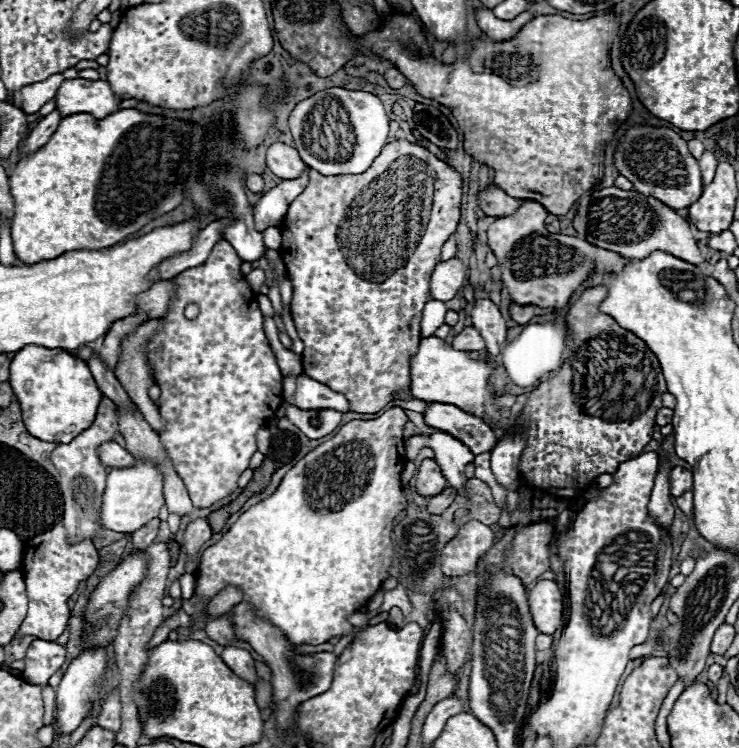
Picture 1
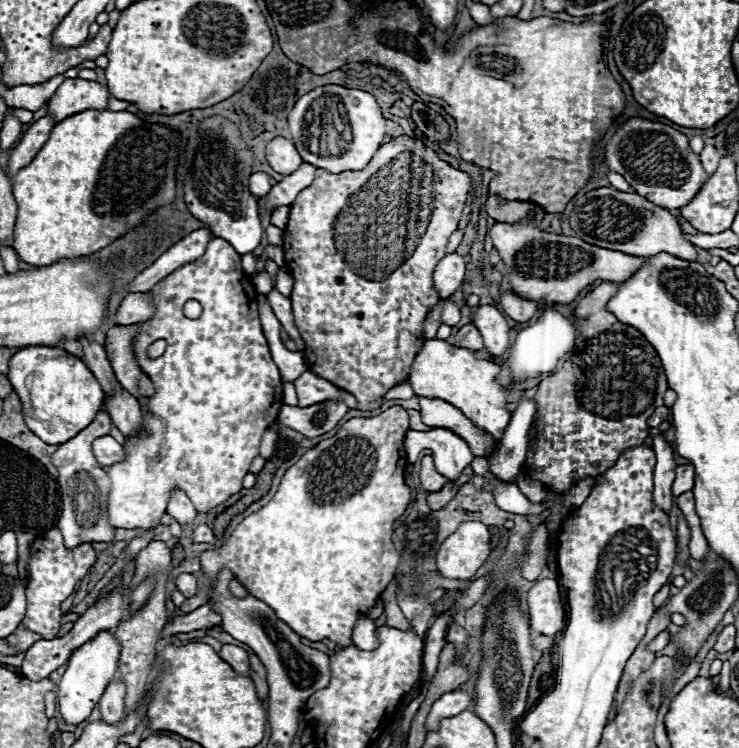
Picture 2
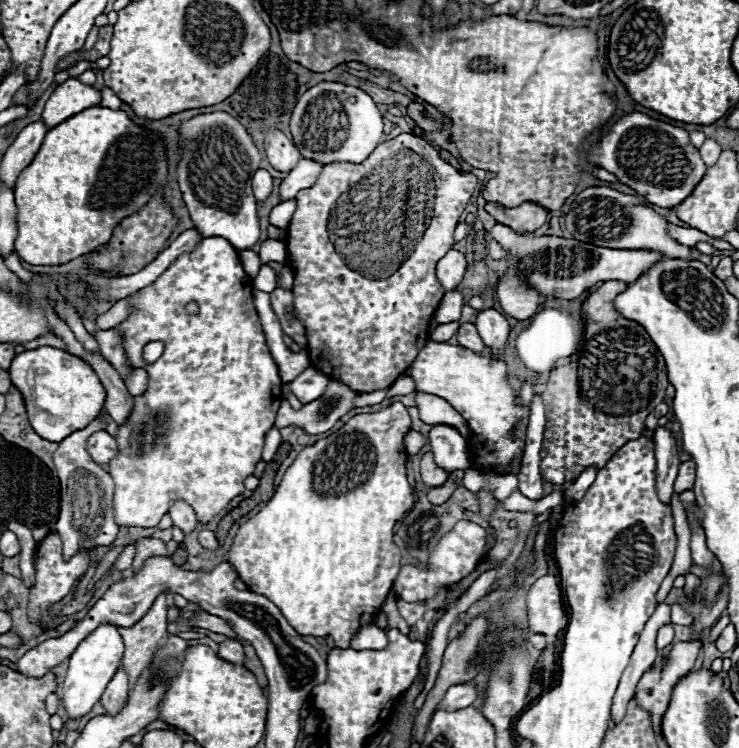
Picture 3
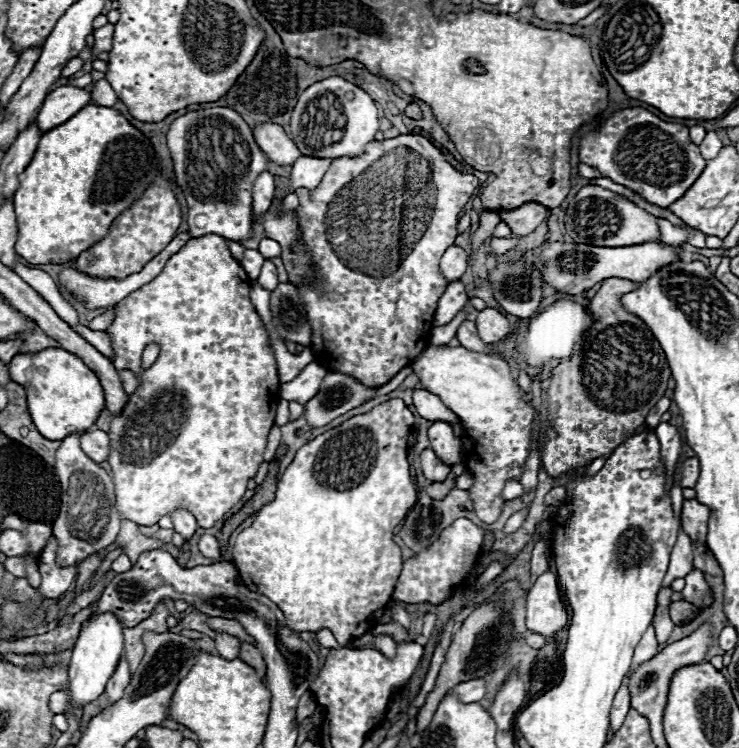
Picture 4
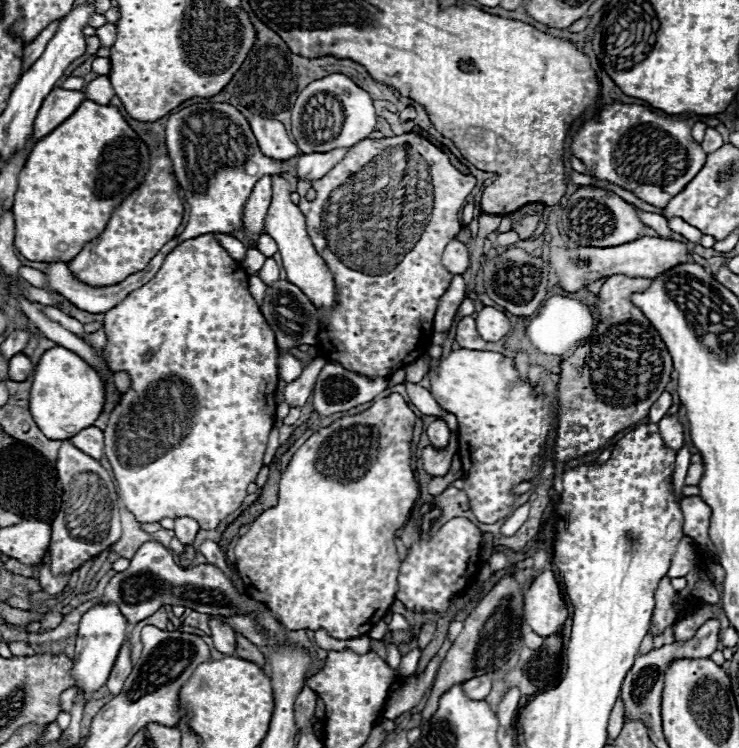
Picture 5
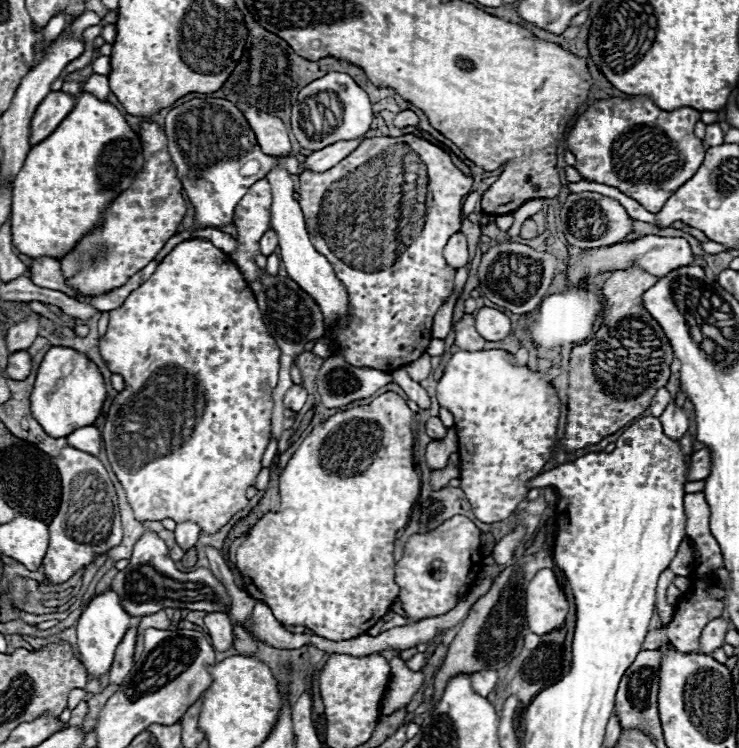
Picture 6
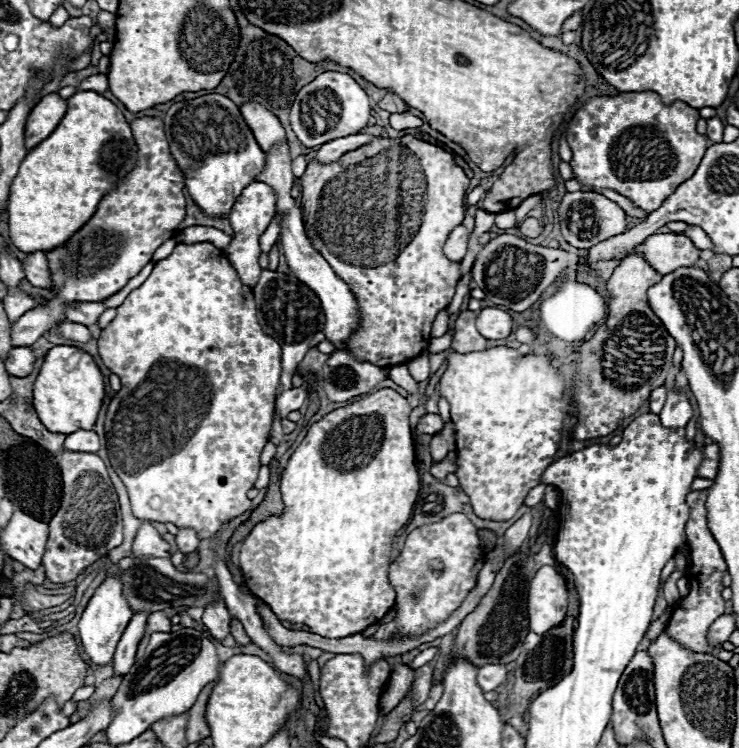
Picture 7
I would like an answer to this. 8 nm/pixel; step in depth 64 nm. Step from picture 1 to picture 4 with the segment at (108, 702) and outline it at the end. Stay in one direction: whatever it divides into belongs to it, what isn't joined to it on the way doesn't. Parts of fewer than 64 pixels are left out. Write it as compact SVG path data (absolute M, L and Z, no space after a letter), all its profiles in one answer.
M120 658L116 672L112 674L112 678L106 684L106 698L108 698L110 704L112 702L118 702L124 696L124 690L128 686L128 682L130 682L130 670L128 670L126 660Z

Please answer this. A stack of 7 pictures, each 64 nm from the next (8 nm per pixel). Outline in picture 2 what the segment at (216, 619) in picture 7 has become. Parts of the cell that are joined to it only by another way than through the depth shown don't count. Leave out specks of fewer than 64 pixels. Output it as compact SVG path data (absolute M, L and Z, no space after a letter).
M224 644L222 650L220 650L220 656L224 662L228 662L238 674L242 676L250 676L250 664L248 664L248 652L238 648L238 646L232 646L232 644Z

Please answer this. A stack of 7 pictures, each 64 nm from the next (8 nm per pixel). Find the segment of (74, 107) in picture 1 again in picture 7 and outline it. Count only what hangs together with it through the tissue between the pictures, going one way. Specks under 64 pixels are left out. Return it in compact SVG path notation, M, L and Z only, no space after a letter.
M56 92L46 94L30 112L26 122L26 148L32 150L36 144L40 144L44 138L48 138L60 120L66 114L66 100L60 98Z

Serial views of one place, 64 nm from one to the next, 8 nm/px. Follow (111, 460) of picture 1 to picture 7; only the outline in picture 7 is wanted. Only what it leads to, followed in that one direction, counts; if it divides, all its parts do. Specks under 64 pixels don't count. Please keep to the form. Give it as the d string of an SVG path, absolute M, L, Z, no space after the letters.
M76 430L66 436L64 450L76 450L76 452L98 452L100 442L98 434L94 430Z

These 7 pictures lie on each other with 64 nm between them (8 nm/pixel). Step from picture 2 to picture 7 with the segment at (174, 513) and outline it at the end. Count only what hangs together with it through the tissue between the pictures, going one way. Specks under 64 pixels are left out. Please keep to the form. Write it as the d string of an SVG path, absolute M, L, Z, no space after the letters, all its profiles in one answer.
M180 528L180 530L178 530L178 534L176 534L178 550L180 550L180 552L184 552L184 554L194 552L194 550L198 548L198 542L200 542L200 538L198 538L196 530L192 530L192 528Z

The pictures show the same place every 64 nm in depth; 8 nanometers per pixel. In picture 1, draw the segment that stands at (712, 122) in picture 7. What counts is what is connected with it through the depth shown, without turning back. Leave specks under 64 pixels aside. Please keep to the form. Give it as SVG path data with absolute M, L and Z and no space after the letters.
M704 152L702 158L698 160L698 164L700 164L700 172L702 172L702 184L708 186L708 182L712 182L712 178L714 178L714 172L718 166L714 152Z

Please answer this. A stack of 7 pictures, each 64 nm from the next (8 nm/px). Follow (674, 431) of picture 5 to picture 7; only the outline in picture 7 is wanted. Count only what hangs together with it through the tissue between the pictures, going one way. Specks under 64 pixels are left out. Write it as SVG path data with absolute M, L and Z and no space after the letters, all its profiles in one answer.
M676 388L668 390L666 404L664 404L662 412L660 412L662 426L672 428L672 430L686 428L686 424L688 424L690 418L692 418L692 408L690 408L690 402L688 402L686 394L678 392Z

